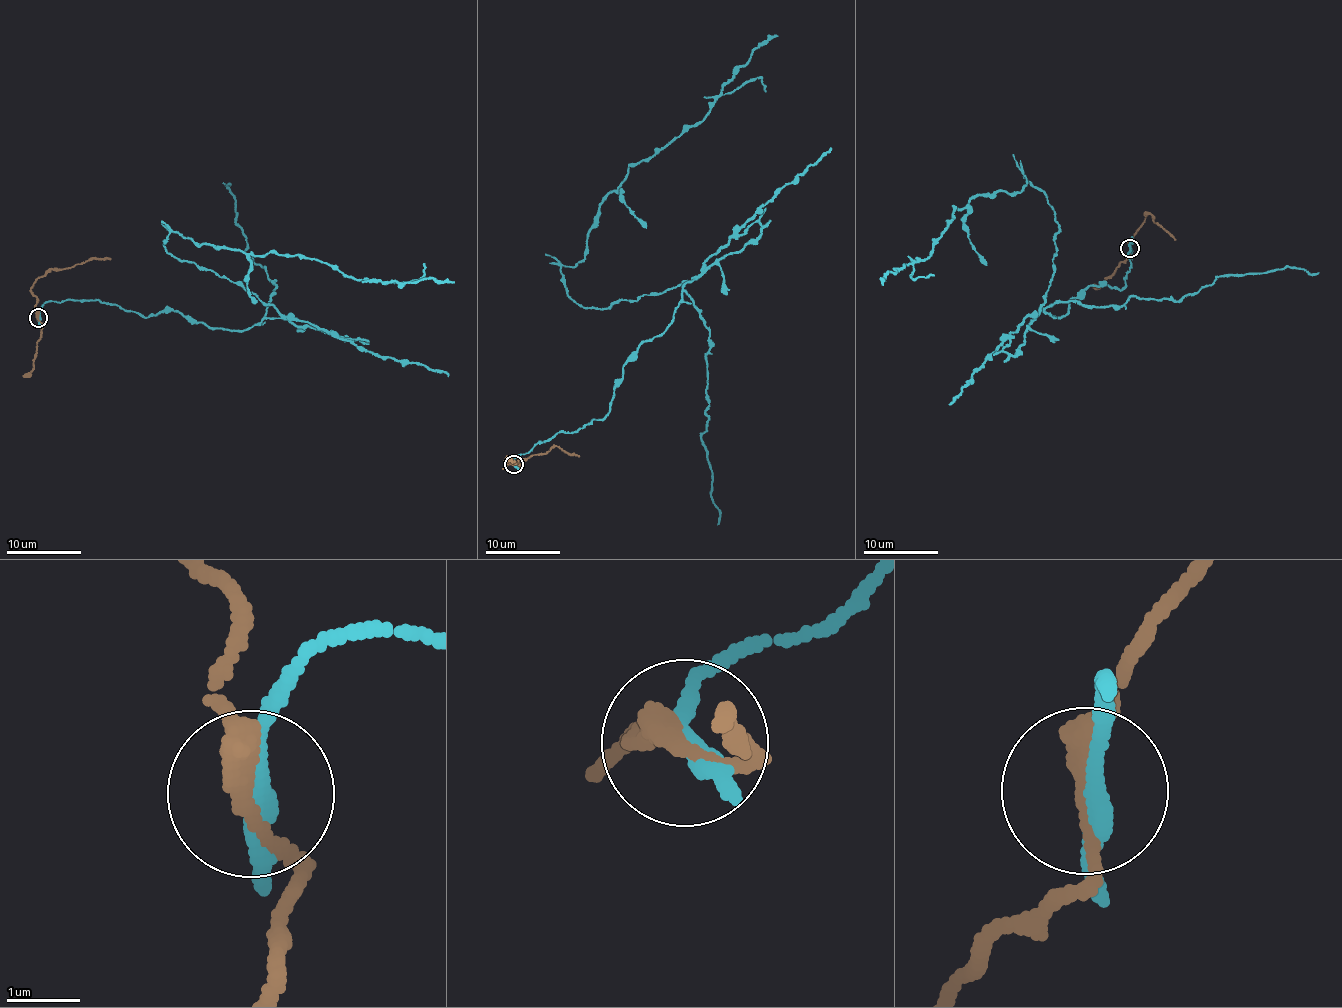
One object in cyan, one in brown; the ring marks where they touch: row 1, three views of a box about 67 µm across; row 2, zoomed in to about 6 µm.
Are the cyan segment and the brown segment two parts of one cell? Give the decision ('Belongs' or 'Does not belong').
Does not belong

